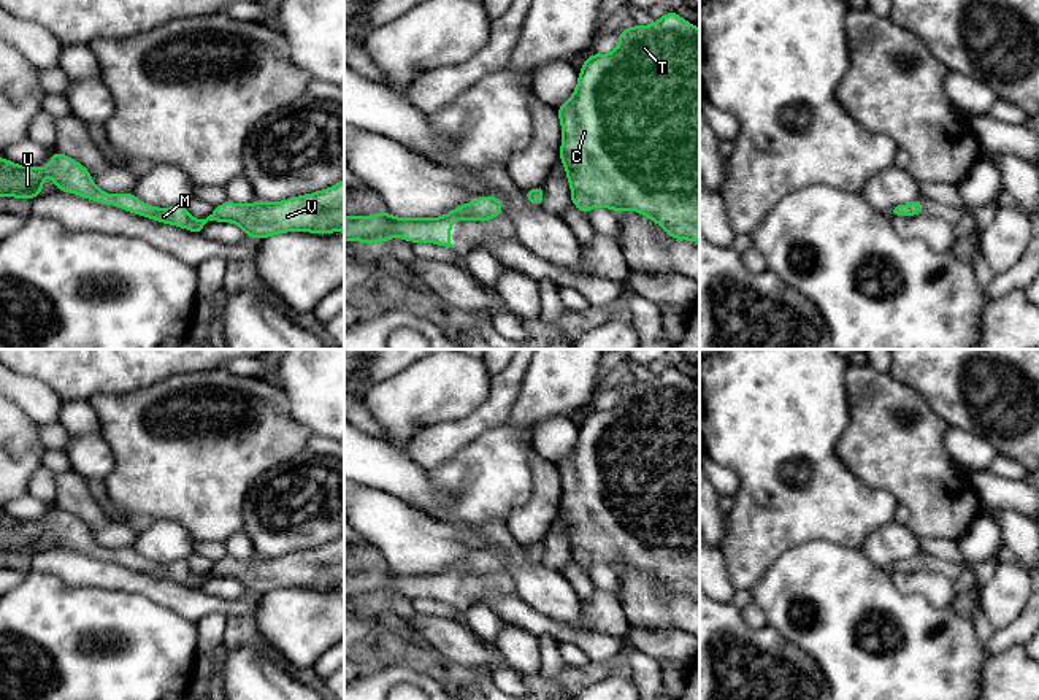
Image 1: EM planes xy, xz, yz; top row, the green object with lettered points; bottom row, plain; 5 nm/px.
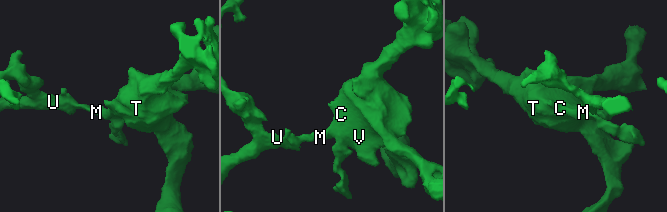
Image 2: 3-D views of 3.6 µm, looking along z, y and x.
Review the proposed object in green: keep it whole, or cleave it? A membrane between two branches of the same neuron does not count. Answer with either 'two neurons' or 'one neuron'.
one neuron

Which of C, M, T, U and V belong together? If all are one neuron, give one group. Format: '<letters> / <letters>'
C M T U V

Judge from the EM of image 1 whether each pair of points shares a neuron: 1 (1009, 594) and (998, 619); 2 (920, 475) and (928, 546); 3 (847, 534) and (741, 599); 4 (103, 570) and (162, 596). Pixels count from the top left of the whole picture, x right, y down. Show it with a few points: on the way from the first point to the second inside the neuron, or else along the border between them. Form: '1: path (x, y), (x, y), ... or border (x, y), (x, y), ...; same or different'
1: path (1003, 600), (1000, 613); same
2: border (922, 537), (943, 537), (957, 542); different
3: border (736, 589), (747, 591); different
4: path (118, 576), (148, 586); same

